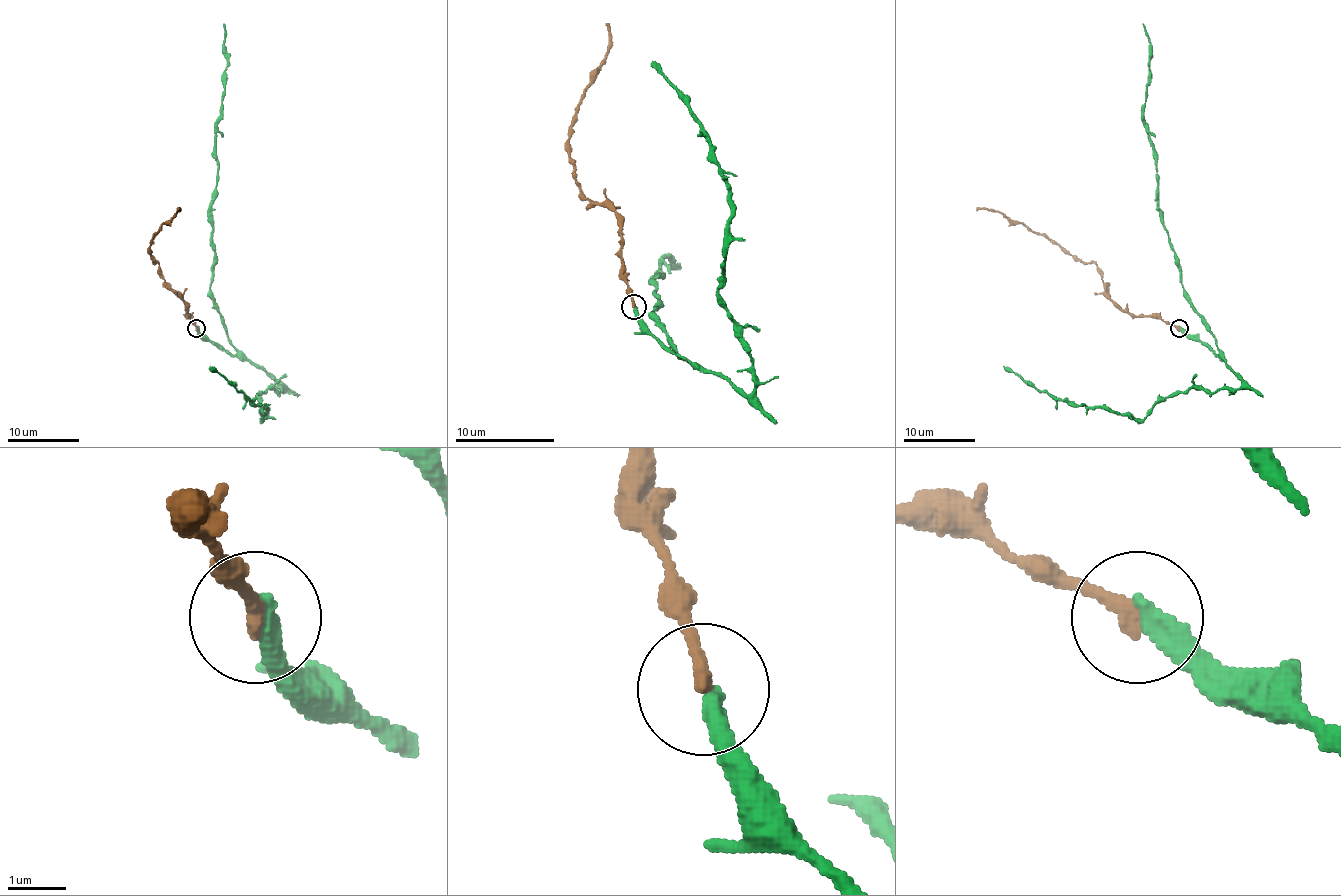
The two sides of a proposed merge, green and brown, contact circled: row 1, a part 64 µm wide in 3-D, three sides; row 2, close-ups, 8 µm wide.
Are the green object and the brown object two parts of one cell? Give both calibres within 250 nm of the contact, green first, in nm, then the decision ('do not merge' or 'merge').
400 nm thick on the green side, 280 nm on the other; merge

